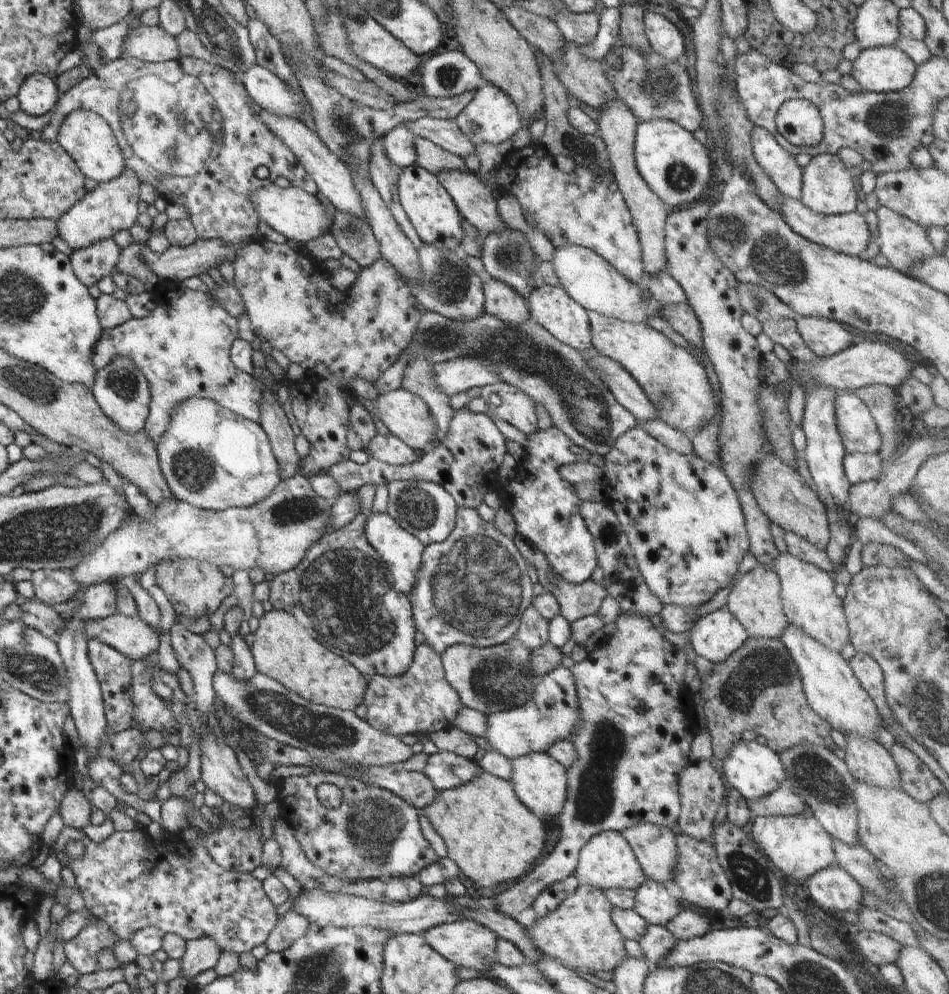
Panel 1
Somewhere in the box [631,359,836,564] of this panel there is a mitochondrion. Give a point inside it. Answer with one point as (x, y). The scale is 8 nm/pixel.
(675, 399)

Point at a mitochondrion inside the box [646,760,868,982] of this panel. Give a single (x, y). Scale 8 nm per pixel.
(749, 875)

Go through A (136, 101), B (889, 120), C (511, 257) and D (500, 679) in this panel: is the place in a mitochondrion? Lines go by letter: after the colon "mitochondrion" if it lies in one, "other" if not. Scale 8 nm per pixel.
A: mitochondrion
B: mitochondrion
C: mitochondrion
D: mitochondrion

